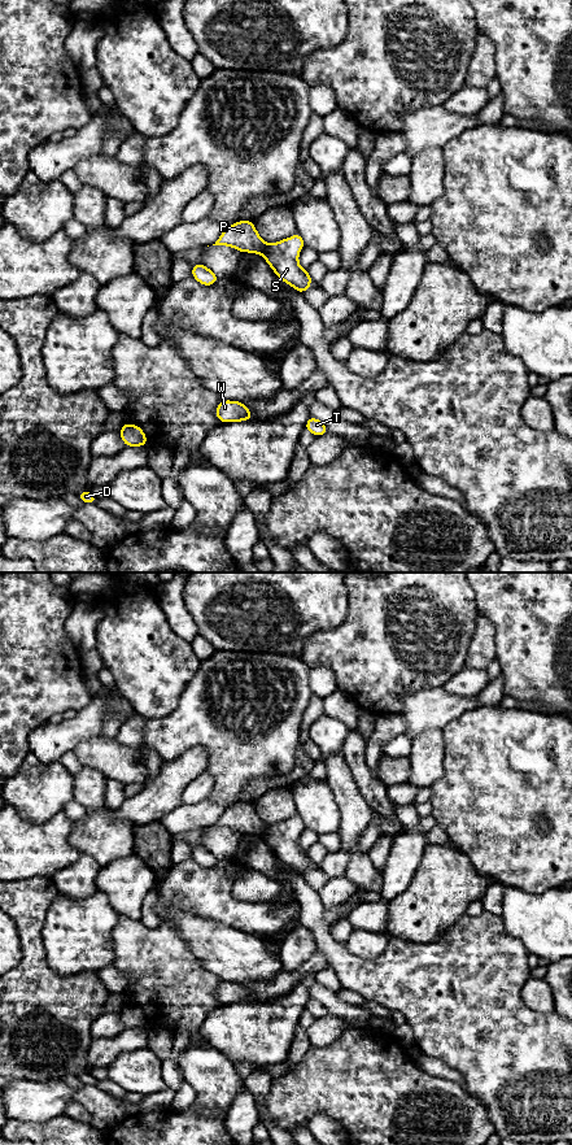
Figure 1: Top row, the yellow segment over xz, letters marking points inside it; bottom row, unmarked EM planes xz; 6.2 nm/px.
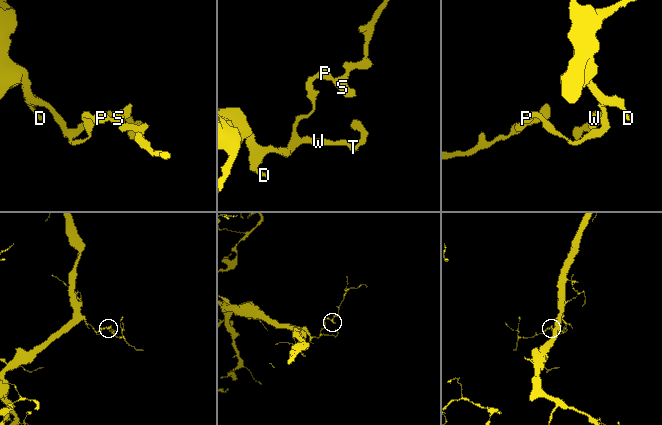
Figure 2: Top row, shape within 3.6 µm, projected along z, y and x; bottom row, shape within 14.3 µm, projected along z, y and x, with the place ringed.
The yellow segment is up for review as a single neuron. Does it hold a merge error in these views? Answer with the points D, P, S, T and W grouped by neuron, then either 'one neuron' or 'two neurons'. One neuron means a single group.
D P T W / S; two neurons

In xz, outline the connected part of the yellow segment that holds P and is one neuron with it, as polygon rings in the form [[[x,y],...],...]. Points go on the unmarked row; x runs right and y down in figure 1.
[[[239,802],[226,809],[213,827],[228,827],[239,833],[263,836],[267,826],[261,820],[252,802]]]

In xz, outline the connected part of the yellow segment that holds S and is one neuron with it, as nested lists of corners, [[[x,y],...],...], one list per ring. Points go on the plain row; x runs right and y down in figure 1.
[[[296,817],[267,826],[263,840],[275,853],[278,859],[304,875],[311,867],[311,858],[307,852],[298,846],[298,833],[305,828],[304,820]]]

